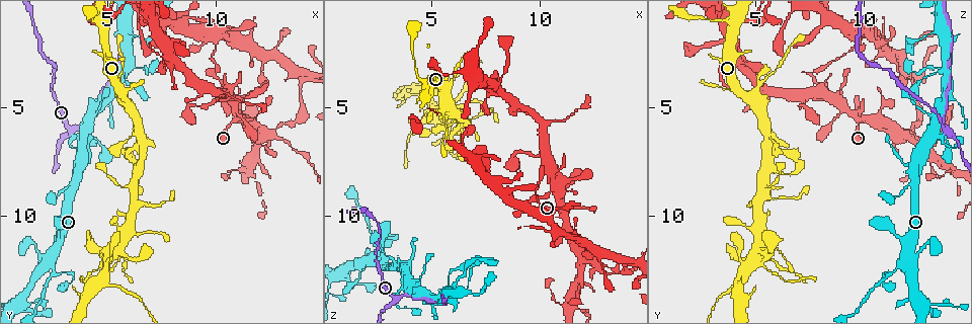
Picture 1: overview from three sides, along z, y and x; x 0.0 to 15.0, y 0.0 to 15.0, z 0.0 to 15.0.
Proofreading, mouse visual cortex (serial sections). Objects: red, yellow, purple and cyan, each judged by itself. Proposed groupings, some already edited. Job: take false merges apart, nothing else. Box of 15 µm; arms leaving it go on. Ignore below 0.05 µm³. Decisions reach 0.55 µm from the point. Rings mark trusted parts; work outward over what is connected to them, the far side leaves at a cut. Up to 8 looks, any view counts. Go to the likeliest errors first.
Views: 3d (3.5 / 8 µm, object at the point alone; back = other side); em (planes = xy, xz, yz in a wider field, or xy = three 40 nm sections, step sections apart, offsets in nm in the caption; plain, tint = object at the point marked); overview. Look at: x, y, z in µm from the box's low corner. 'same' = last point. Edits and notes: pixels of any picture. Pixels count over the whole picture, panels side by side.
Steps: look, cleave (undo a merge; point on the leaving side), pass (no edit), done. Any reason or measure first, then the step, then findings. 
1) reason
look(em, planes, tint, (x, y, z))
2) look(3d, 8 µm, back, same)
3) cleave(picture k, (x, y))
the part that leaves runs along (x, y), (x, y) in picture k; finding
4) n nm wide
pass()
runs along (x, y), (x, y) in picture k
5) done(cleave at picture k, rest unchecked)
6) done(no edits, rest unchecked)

thin neck
look(3d, 3.5 µm, (13.1, 5.7, 12.3))

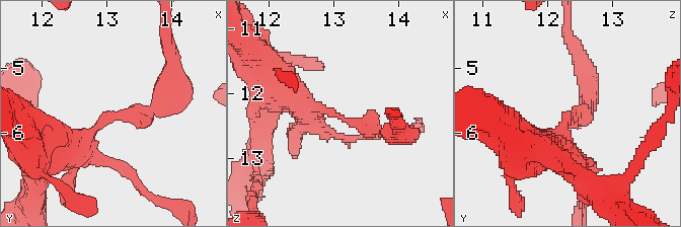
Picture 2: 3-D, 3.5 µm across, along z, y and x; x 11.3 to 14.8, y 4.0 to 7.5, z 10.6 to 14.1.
arms of 200, 300 nm
look(em, planes, tint, (13.20, 5.75, 12.35))

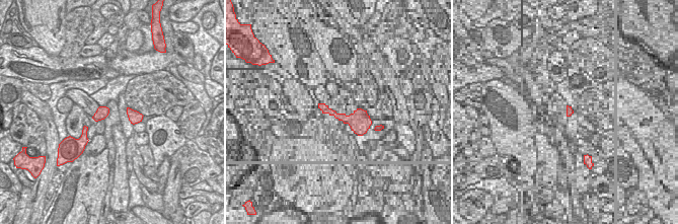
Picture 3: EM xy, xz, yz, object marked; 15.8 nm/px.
pass()
runs along (65, 147), (171, 90) in picture 2; all the same cell

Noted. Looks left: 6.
arms part here
look(3d, 3.5 µm, (3.2, 6.0, 13.9))

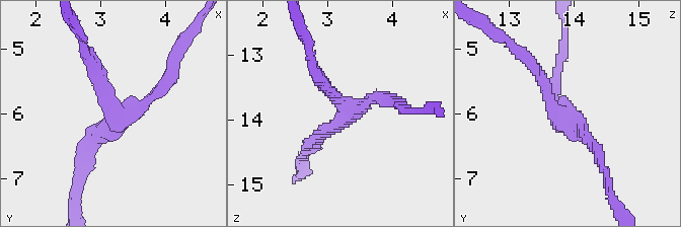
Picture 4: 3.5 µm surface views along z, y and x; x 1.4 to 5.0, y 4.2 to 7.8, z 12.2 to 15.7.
3 arms; arms of 150, 150, 200 nm; need the tissue
look(em, xy, step 3, tint, (3.30, 6.00, 13.80))

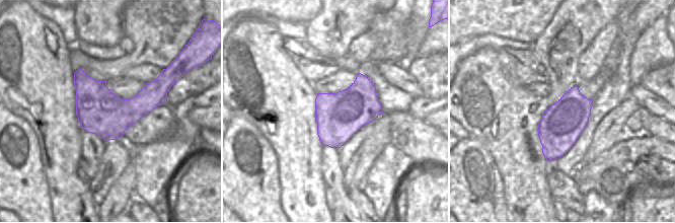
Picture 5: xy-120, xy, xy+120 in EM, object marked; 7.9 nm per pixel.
pass()
runs along (317, 77), (346, 107), (395, 102) in picture 4; continuous, no second cell

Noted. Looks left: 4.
look(3d, 3.5 µm, (14.1, 3.8, 12.3))

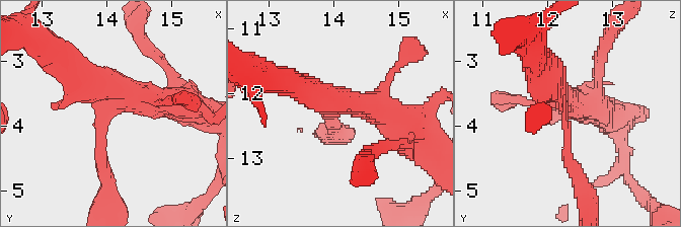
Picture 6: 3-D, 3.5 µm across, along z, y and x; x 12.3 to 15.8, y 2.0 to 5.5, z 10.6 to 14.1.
look(em, xy, step 5, tint, (14.00, 3.85, 12.25))

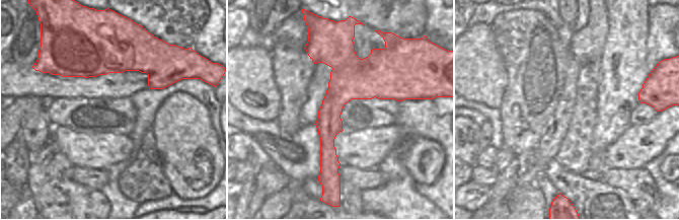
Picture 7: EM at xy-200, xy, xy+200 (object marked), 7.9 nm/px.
arms of 200, 350, 450 nm
pass()
runs along (332, 40), (335, 173) in picture 7; one cell here

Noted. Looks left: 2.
done(no edits, rest unchecked)

